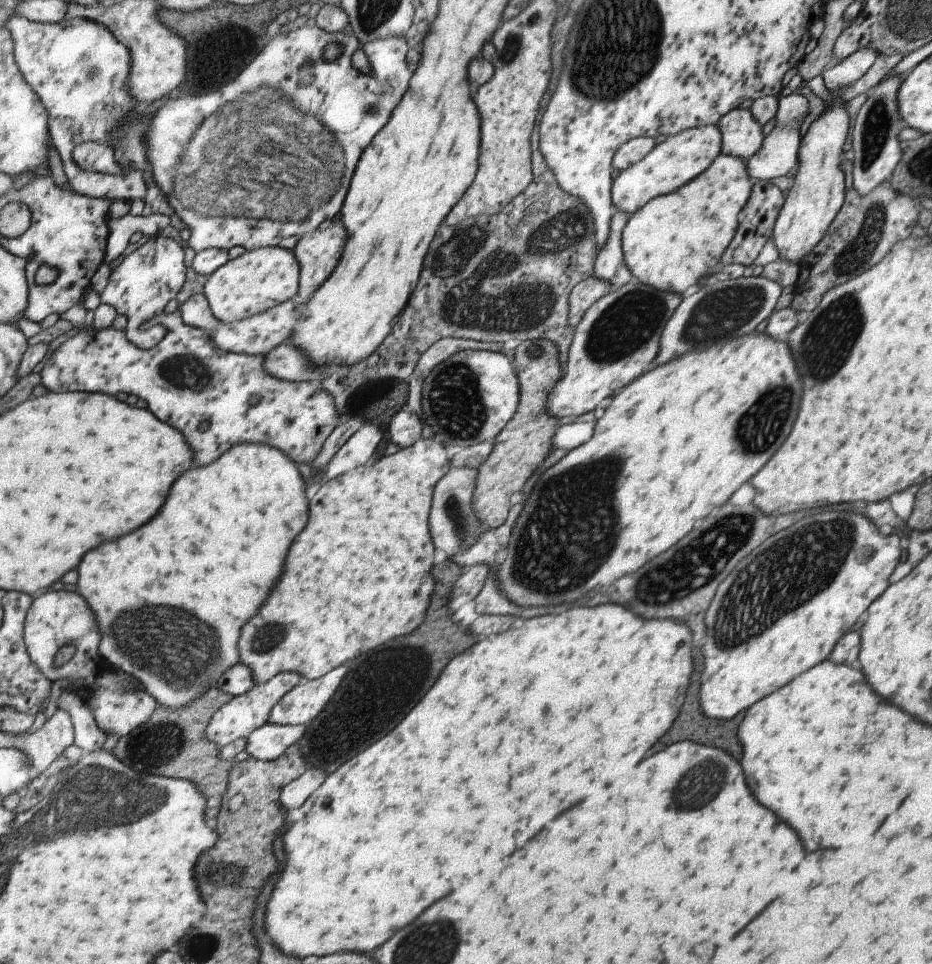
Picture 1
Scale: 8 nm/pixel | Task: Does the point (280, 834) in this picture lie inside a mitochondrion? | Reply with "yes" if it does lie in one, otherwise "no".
no

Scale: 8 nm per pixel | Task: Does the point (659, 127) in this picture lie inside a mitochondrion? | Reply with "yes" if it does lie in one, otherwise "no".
no

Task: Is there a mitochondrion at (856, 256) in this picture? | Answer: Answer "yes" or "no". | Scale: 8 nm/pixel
yes

